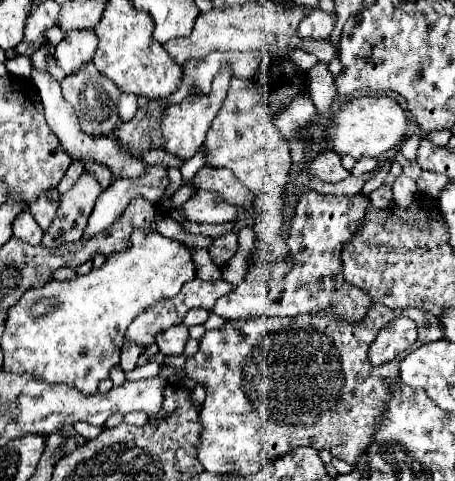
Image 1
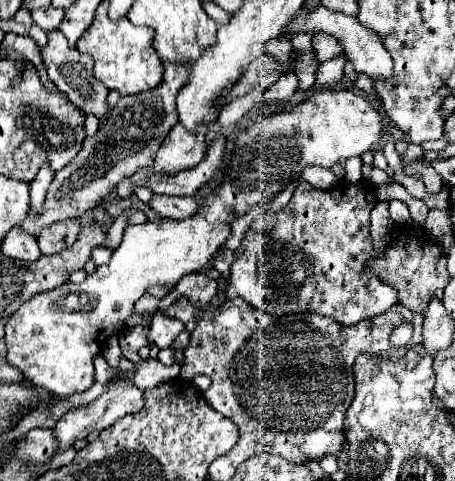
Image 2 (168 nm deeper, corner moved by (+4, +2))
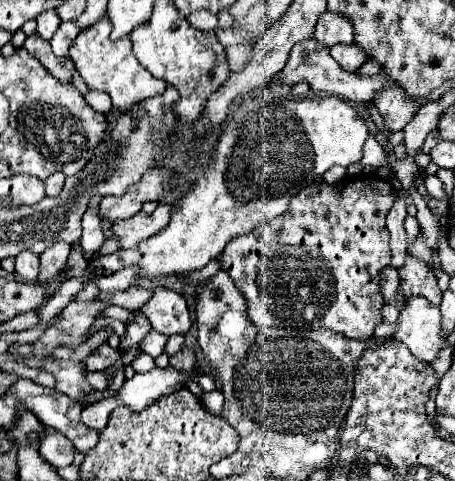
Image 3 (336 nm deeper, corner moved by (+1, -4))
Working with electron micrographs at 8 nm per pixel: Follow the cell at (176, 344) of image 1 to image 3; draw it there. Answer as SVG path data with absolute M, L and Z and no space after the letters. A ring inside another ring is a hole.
M157 286L153 292L155 292L153 298L141 308L141 312L153 324L153 330L165 336L173 334L185 336L191 328L191 318L185 298L163 286Z

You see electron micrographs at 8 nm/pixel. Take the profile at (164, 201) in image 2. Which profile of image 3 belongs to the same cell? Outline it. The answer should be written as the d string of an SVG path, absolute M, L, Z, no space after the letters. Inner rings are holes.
M159 204L153 214L139 212L131 218L113 222L111 230L121 238L121 248L135 248L141 240L163 230L169 224L171 214L173 214L171 204Z

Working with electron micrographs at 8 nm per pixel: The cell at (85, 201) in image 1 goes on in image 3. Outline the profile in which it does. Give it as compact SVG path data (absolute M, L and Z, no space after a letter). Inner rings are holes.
M57 242L51 248L47 248L41 254L41 272L39 272L39 280L43 282L51 282L55 278L55 274L59 270L65 268L65 262L71 254L71 244L67 242Z

